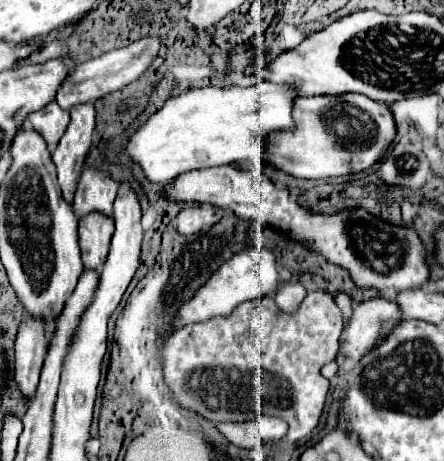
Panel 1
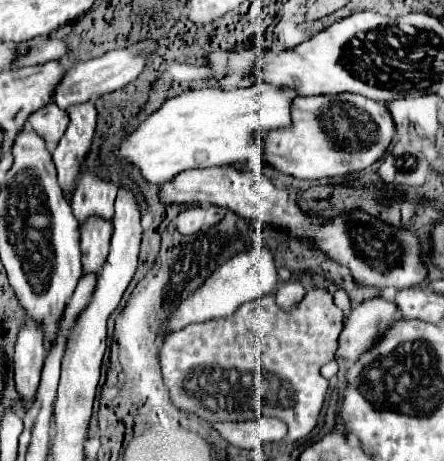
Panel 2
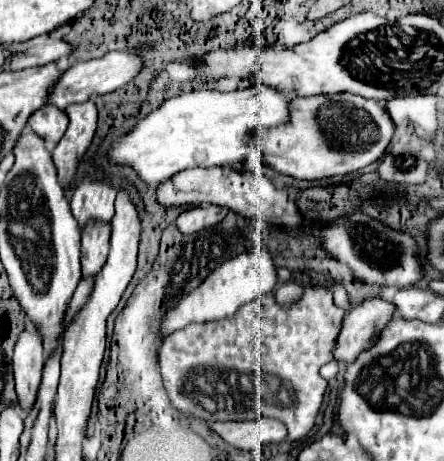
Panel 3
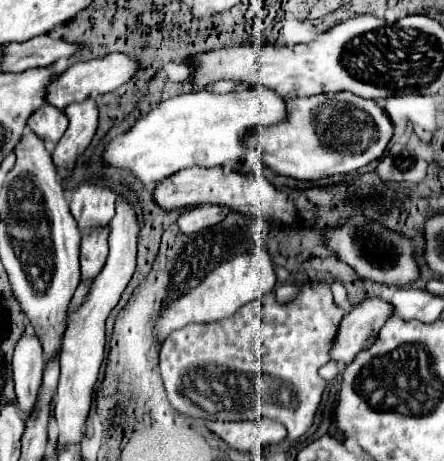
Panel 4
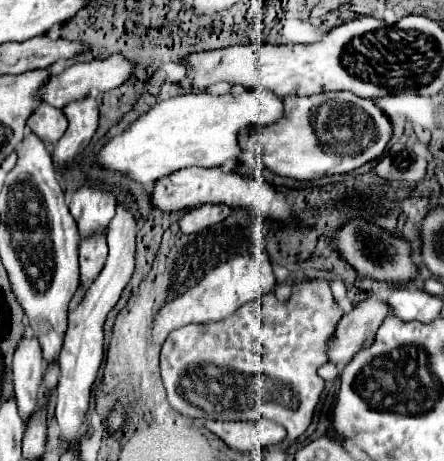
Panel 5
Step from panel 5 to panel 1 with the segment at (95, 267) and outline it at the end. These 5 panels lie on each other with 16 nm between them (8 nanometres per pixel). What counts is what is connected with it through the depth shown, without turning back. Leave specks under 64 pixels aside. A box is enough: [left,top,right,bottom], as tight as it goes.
[80,214,114,270]

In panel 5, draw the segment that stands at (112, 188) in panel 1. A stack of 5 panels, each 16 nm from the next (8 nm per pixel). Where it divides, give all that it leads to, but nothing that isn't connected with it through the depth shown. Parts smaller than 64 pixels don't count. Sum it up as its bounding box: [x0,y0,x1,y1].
[68,186,116,240]

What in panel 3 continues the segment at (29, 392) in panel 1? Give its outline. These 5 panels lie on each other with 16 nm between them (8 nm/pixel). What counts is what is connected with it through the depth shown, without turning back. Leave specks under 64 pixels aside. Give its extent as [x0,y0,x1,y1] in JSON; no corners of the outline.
[14,324,46,412]

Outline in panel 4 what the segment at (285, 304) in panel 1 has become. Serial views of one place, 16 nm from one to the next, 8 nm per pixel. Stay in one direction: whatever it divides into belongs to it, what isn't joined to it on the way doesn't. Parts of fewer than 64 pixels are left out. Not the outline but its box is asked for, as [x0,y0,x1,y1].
[274,282,296,302]

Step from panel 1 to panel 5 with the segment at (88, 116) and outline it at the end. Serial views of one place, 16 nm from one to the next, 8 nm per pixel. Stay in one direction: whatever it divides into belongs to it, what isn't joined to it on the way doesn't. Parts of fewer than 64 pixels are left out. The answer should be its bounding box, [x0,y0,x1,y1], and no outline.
[52,96,98,164]

